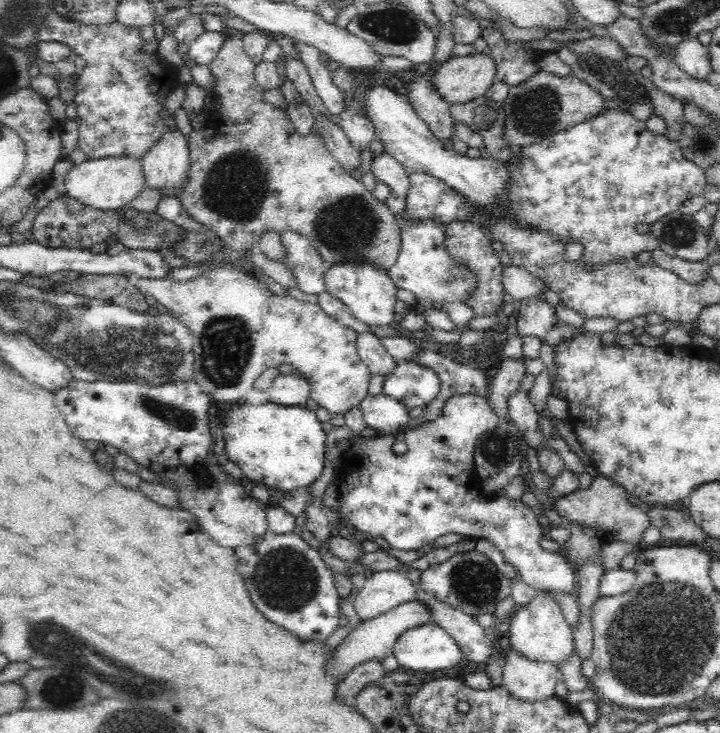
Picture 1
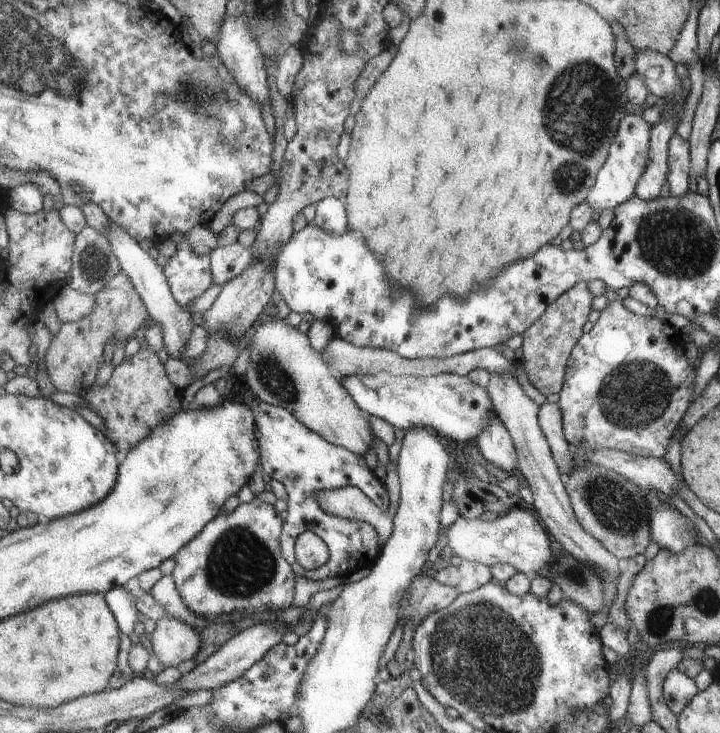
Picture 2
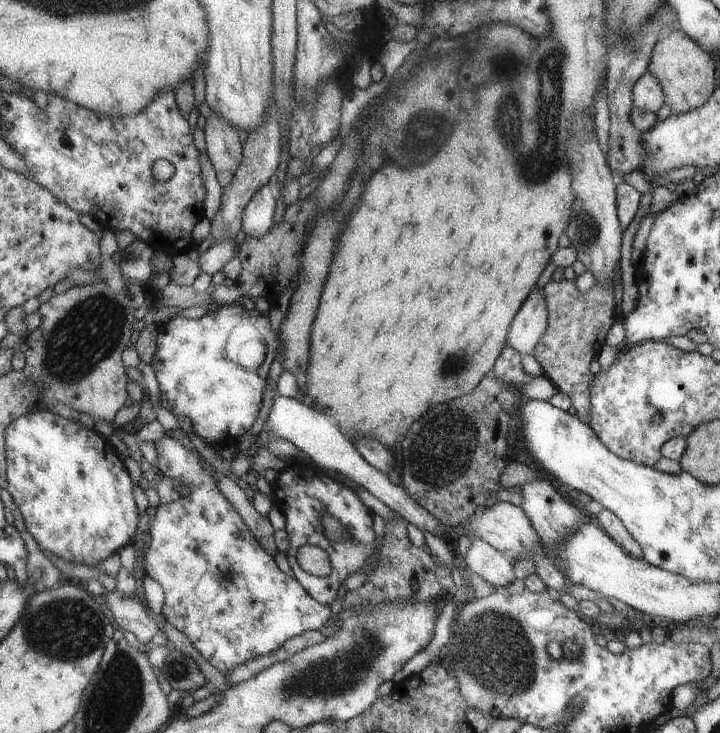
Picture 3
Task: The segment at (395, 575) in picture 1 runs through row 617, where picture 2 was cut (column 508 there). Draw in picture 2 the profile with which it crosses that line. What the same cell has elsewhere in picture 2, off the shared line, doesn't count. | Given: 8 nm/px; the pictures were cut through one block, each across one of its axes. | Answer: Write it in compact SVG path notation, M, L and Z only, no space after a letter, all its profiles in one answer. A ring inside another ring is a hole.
M335 338L333 344L329 344L327 348L333 354L333 362L335 368L339 370L341 376L355 376L355 374L375 374L375 372L389 372L395 376L437 376L437 374L457 374L457 376L467 376L471 370L487 370L491 376L515 376L517 370L517 362L515 360L507 360L501 356L501 352L495 352L495 348L481 348L481 350L473 350L467 354L459 354L459 356L451 356L451 358L417 358L417 360L407 360L401 358L399 354L393 354L389 350L375 350L375 348L359 348L343 338Z

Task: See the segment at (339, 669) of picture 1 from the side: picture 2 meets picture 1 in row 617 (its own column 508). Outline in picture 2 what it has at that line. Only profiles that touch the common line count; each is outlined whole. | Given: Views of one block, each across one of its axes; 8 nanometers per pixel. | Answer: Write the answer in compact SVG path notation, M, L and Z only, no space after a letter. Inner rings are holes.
M491 376L489 384L485 386L487 394L491 396L493 402L493 410L497 414L497 418L501 420L501 424L509 430L509 436L515 444L515 452L517 452L517 470L525 476L525 482L529 484L531 492L533 492L533 506L537 510L537 516L541 516L545 528L549 530L549 536L553 536L557 550L571 554L575 558L579 558L581 562L599 568L599 576L603 576L603 584L605 584L605 612L607 606L611 606L611 602L615 600L615 586L617 586L617 560L613 554L609 554L603 544L599 540L595 540L591 534L587 534L583 530L583 526L579 524L573 508L571 508L571 498L565 492L565 480L561 478L557 464L553 462L553 454L551 448L537 424L537 412L539 406L535 406L519 388L519 384L515 382L515 376Z

